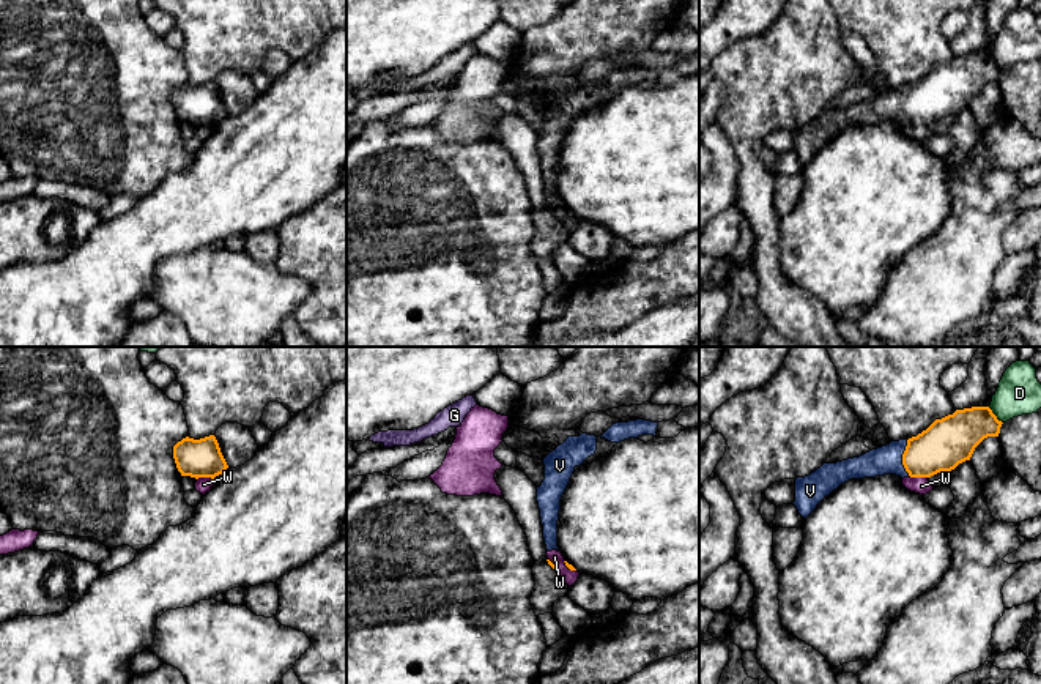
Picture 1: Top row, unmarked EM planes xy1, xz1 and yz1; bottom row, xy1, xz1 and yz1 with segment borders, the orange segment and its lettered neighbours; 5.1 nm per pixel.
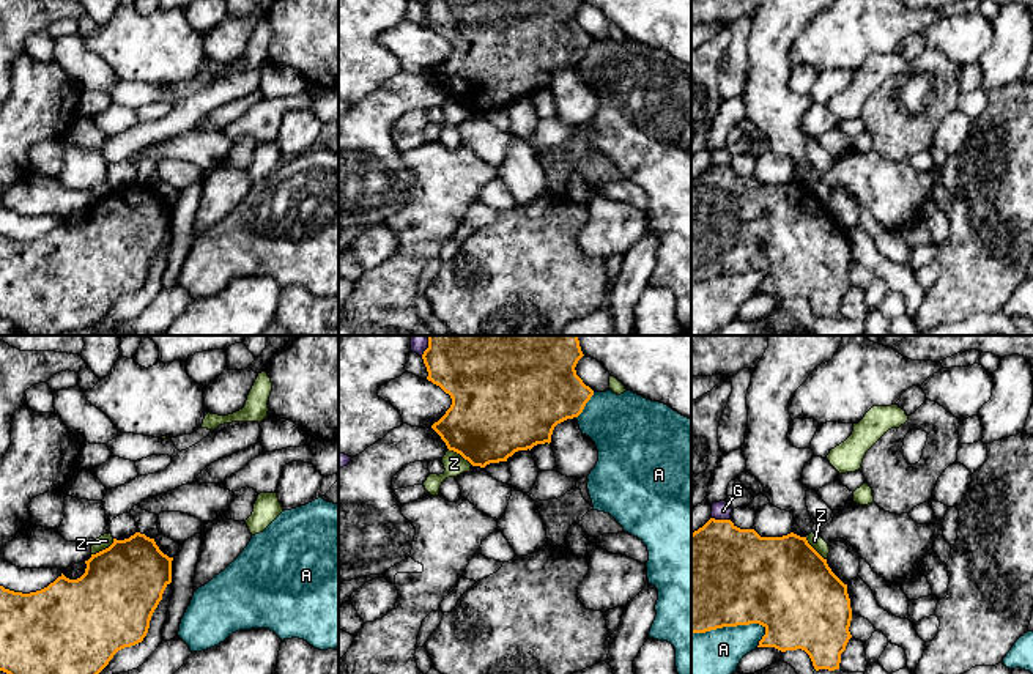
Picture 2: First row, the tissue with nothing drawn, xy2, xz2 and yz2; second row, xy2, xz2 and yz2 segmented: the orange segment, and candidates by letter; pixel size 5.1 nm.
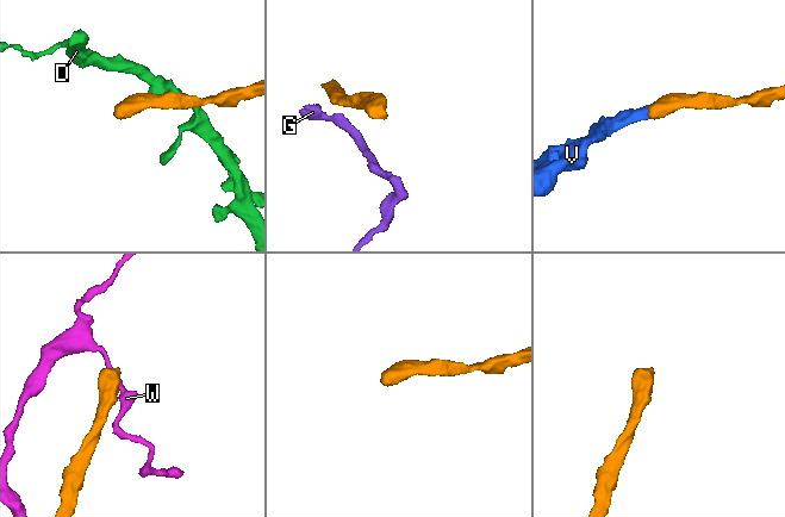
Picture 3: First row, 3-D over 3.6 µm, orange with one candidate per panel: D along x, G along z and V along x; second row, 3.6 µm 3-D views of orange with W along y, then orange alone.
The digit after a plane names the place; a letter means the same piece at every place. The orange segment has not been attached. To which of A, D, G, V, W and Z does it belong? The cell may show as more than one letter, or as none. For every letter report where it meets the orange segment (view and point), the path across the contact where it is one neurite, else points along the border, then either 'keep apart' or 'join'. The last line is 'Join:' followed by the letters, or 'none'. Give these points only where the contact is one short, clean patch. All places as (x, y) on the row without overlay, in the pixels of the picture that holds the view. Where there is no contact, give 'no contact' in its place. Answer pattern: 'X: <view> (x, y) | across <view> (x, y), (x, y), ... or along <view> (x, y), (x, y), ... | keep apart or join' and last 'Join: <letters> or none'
A: yz2 (728, 273) | keep apart
D: yz1 (994, 62) | along yz1 (988, 54), (1002, 70) | keep apart
G: yz2 (720, 167) | keep apart
V: yz1 (903, 104) | across yz1 (948, 89), (923, 103), (903, 104), (889, 106) | join
W: yz1 (918, 123) | keep apart
Z: xy2 (103, 197) | along xy2 (114, 186), (107, 194), (92, 202) | keep apart
Join: V

